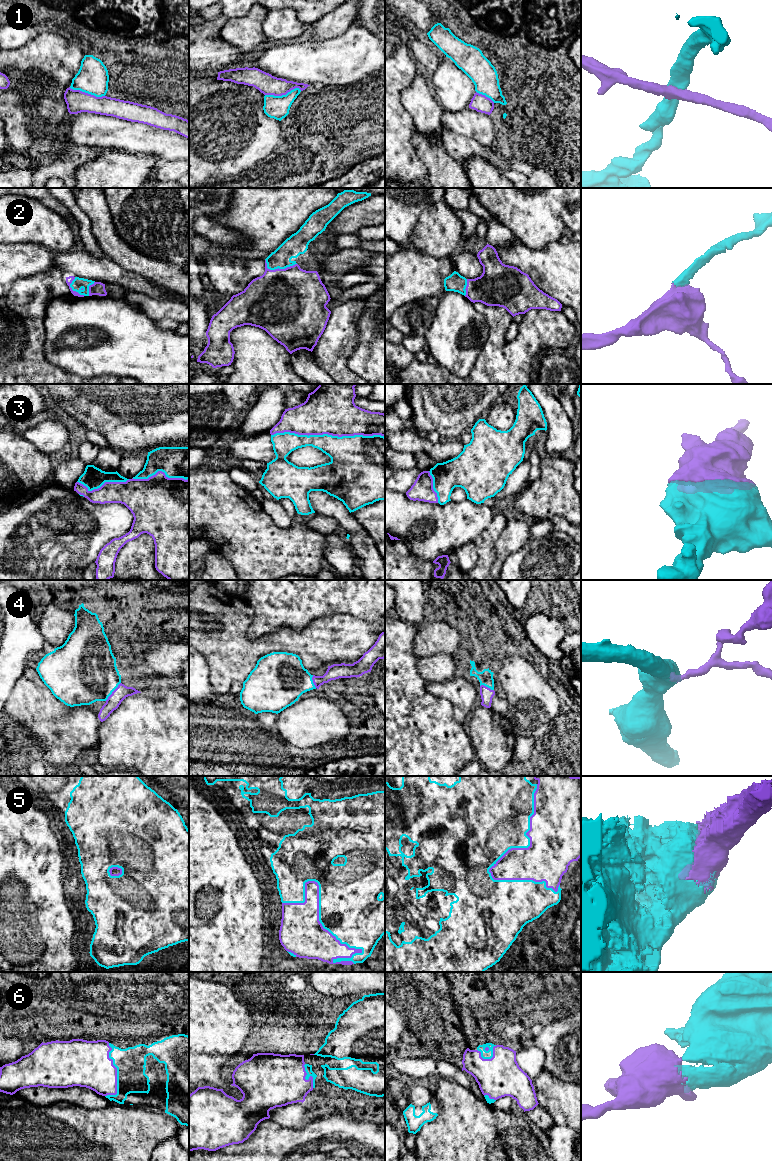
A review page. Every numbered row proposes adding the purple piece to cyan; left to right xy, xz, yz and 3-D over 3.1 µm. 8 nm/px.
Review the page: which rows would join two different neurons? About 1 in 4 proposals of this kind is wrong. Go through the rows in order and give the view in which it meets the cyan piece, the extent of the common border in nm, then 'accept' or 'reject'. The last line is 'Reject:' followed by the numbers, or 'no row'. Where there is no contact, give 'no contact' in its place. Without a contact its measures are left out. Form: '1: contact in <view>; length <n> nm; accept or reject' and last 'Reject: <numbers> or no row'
1: contact in xz; length 300 nm; reject
2: contact in xz; length 260 nm; accept
3: contact in xz; length 900 nm; accept
4: contact in xy; length 200 nm; accept
5: contact in xz; length 750 nm; accept
6: contact in xy; length 440 nm; accept
Reject: 1

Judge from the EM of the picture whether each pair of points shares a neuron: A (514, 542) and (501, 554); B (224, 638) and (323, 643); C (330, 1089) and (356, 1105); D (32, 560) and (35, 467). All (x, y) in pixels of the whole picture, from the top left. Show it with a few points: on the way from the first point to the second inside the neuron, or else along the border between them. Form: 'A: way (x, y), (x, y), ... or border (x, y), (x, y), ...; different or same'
A: way (511, 544), (504, 551); same
B: way (249, 645), (298, 643); same
C: way (336, 1092), (344, 1093), (350, 1099); same
D: border (33, 496), (30, 498); different

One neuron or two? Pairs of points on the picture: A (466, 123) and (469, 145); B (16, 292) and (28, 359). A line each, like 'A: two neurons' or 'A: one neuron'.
A: two neurons
B: one neuron

